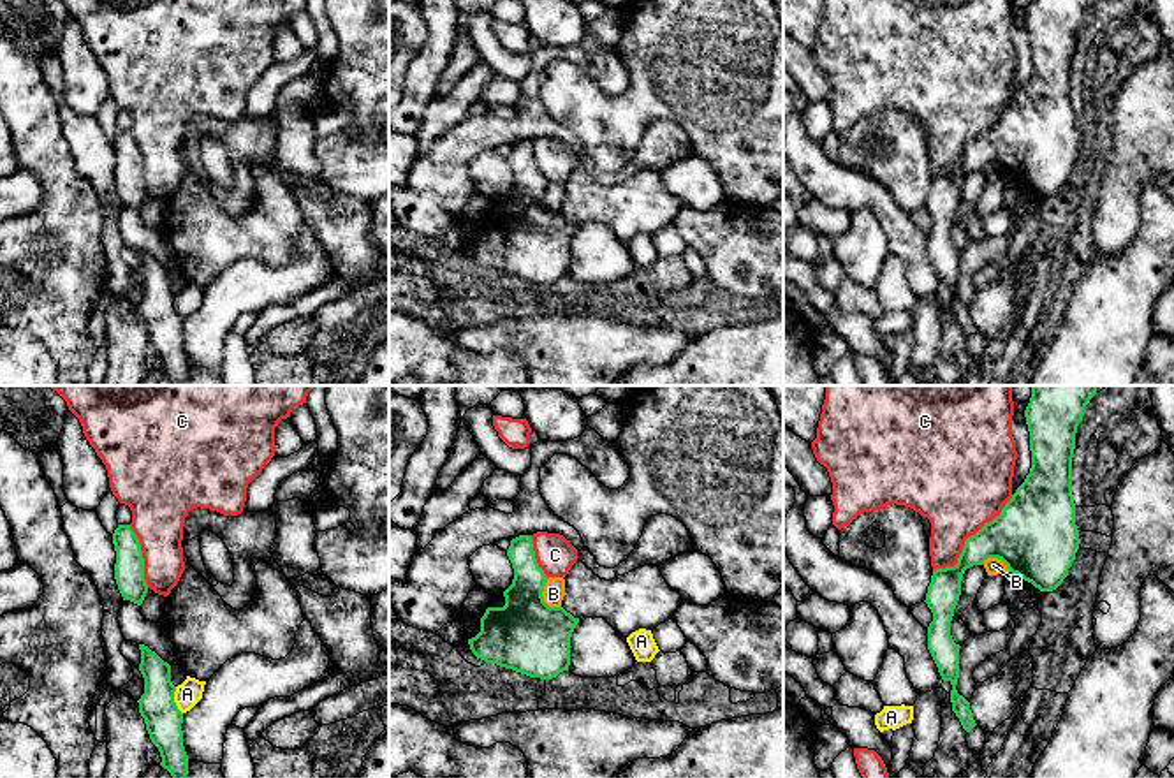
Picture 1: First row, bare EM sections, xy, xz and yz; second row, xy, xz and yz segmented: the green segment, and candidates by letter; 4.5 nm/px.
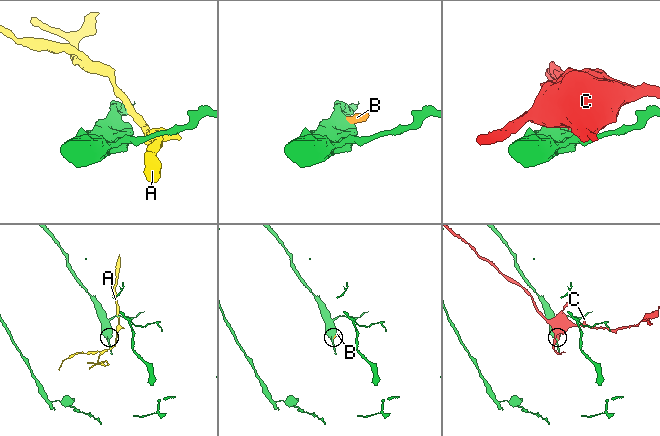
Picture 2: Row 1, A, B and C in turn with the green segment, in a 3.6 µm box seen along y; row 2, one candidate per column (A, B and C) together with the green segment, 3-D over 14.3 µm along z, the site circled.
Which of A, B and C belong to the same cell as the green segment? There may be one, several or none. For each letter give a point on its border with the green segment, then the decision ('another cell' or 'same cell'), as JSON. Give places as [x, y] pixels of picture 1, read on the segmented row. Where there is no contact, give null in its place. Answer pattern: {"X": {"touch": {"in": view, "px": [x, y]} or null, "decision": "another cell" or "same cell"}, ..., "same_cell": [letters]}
{"A": {"touch": {"in": "xy", "px": [173, 701]}, "decision": "another cell"}, "B": {"touch": {"in": "xz", "px": [542, 597]}, "decision": "another cell"}, "C": {"touch": {"in": "yz", "px": [968, 537]}, "decision": "another cell"}, "same_cell": []}

